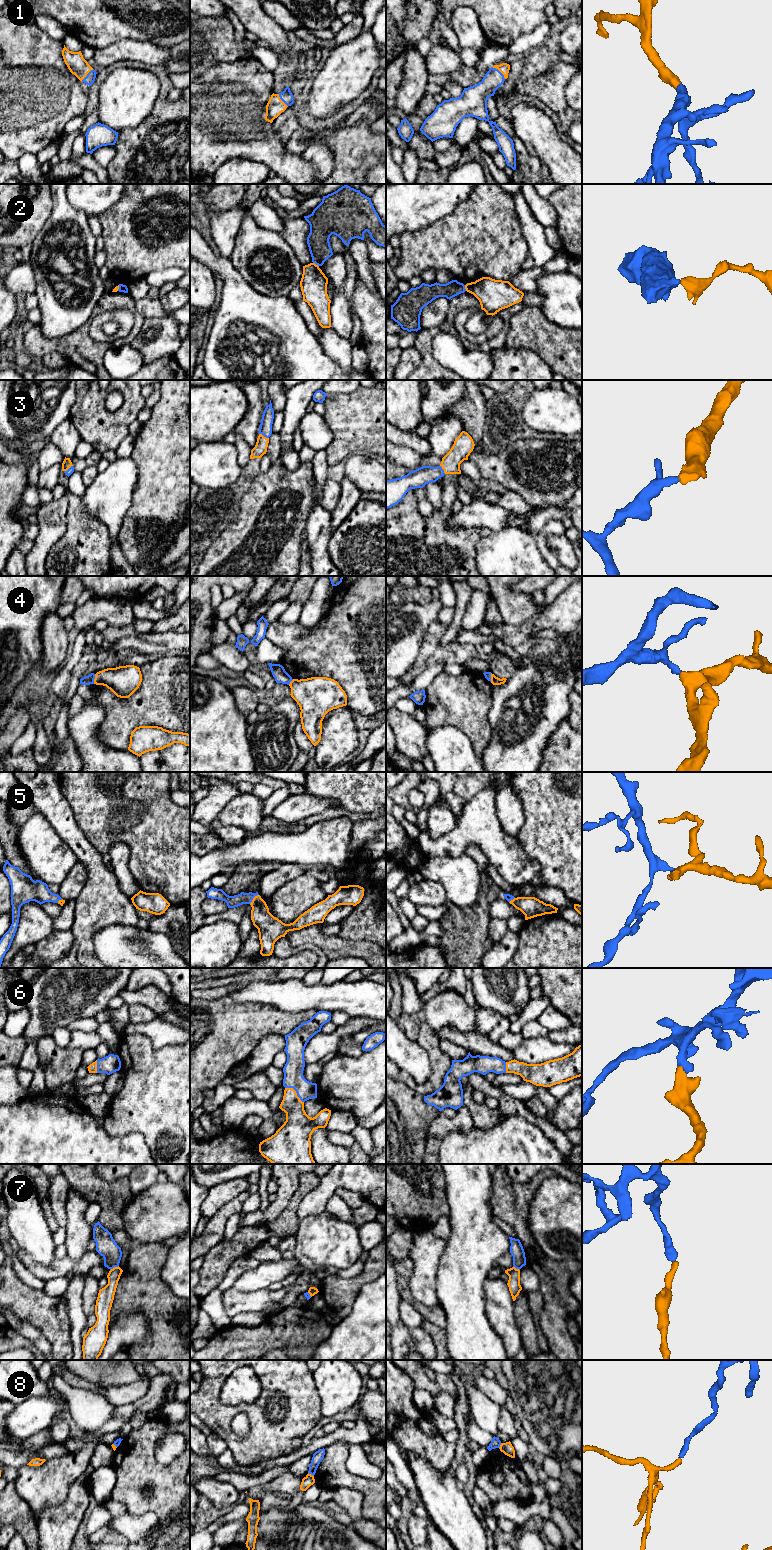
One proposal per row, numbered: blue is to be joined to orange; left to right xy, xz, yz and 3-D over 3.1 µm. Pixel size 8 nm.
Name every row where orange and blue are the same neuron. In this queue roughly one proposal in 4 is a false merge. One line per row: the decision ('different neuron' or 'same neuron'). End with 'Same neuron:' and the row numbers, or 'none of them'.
1: same neuron
2: different neuron
3: same neuron
4: different neuron
5: same neuron
6: same neuron
7: different neuron
8: different neuron
Same neuron: 1, 3, 5, 6

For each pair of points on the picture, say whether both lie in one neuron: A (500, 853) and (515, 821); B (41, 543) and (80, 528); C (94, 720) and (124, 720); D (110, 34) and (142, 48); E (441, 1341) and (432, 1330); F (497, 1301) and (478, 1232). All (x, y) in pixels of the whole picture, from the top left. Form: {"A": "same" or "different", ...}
{"A": "different", "B": "different", "C": "different", "D": "different", "E": "same", "F": "different"}

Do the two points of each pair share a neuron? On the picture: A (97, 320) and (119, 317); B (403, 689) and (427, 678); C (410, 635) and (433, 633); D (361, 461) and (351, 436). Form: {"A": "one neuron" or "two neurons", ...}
{"A": "one neuron", "B": "one neuron", "C": "two neurons", "D": "two neurons"}

